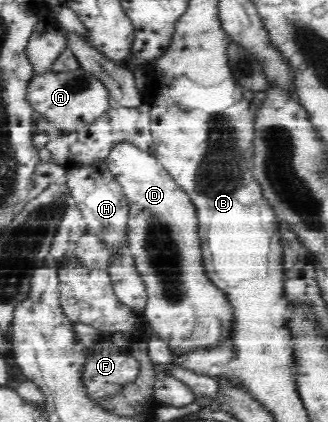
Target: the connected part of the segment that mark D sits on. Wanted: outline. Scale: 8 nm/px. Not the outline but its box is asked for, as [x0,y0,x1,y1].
[105,143,236,356]

